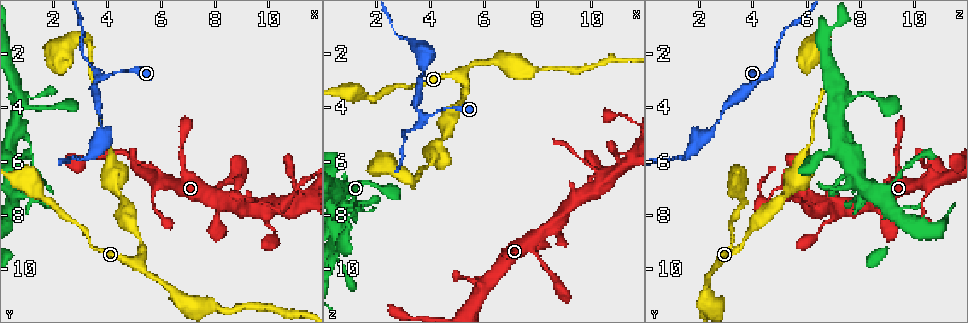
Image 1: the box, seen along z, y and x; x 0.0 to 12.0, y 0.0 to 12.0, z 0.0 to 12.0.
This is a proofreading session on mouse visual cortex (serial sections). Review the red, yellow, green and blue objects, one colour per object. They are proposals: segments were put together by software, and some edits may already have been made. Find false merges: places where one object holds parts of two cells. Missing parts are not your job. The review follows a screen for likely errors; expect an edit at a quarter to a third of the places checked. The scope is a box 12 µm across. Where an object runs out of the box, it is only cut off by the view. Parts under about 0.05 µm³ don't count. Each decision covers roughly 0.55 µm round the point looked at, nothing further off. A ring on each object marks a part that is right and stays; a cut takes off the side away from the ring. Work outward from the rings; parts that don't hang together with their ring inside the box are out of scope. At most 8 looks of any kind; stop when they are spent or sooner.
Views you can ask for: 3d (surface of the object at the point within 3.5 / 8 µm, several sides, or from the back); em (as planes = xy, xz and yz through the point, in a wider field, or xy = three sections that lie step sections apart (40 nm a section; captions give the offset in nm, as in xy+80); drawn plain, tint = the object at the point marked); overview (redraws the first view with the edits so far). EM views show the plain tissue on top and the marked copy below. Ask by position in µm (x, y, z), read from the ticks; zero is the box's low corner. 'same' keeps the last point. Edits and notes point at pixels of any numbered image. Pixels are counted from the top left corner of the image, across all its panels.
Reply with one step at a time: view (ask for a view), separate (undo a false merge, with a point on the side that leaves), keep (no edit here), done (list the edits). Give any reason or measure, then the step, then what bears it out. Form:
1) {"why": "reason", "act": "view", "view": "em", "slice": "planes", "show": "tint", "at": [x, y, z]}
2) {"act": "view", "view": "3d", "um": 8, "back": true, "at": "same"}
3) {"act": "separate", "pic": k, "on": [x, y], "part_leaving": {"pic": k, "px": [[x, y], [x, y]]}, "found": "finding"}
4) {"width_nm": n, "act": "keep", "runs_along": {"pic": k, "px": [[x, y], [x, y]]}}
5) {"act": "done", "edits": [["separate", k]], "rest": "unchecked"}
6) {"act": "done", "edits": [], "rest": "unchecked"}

{"act": "view", "view": "3d", "um": 3.5, "at": [5.2, 9.6, 3.0]}

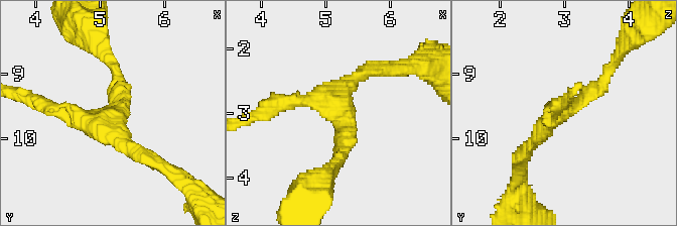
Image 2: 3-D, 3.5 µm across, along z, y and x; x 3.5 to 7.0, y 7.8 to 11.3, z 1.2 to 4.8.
{"arms": 3, "arm_widths_nm": [200, 200, 200], "act": "keep", "runs_along": {"pic": 2, "px": [[280, 104], [339, 111], [342, 157]]}, "found": "all the same cell"}

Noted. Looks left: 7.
{"why": "three-way junction", "act": "view", "view": "3d", "um": 3.5, "back": true, "at": [3.9, 2.8, 4.4]}

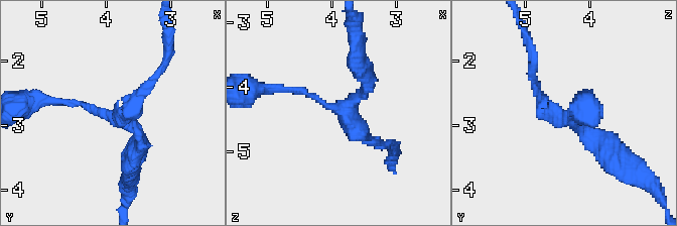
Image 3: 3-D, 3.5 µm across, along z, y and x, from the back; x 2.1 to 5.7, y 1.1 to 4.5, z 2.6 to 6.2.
{"why": "shape alone is not enough", "act": "view", "view": "em", "slice": "xy", "step": 3, "show": "tint", "at": [3.85, 2.90, 4.30]}

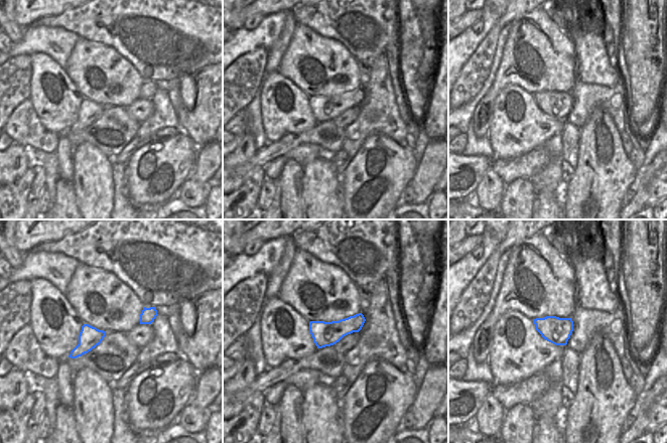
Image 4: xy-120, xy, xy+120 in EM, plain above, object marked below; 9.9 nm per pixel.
{"arm_widths_nm": [100, 200, 200], "act": "keep", "runs_along": {"pic": 3, "px": [[59, 101], [127, 122], [133, 156]]}, "found": "all the same cell"}

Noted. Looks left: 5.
{"why": "calibre changes", "act": "view", "view": "3d", "um": 3.5, "at": [3.4, 5.8, 1.5]}

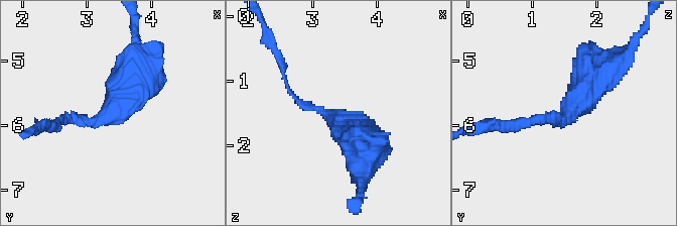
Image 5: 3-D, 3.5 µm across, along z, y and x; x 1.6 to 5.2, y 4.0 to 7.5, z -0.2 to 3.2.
{"arm_widths_nm": [100, 600], "act": "view", "view": "em", "slice": "xy", "step": 5, "show": "tint", "at": [3.30, 5.85, 1.55]}

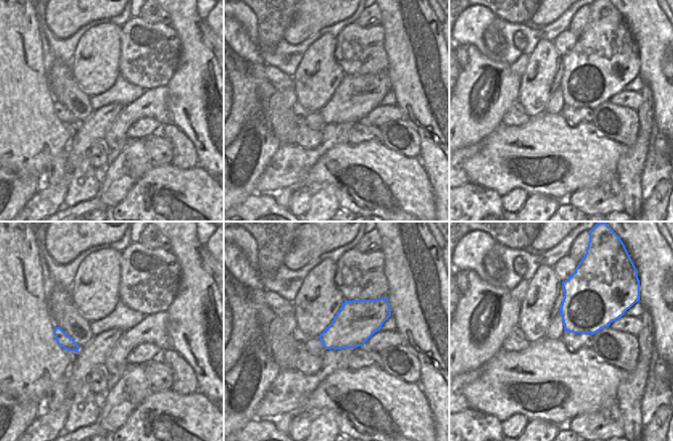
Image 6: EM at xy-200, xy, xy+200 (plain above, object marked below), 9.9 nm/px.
{"act": "keep", "found": "all the same cell"}

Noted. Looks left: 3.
{"act": "done", "edits": [], "rest": "unchecked"}

